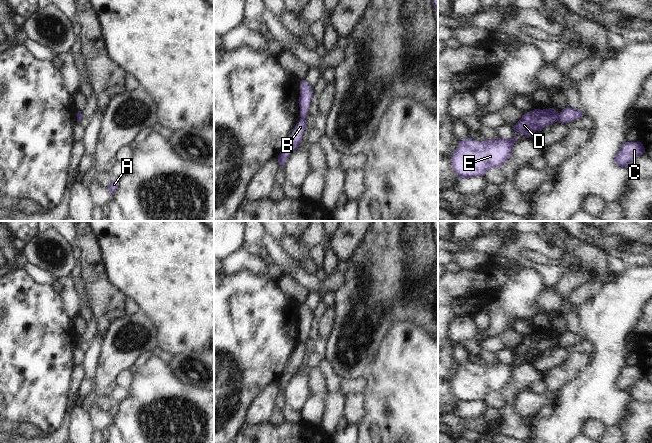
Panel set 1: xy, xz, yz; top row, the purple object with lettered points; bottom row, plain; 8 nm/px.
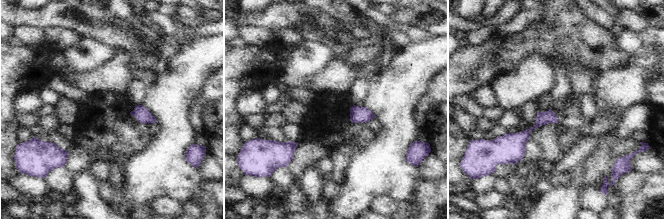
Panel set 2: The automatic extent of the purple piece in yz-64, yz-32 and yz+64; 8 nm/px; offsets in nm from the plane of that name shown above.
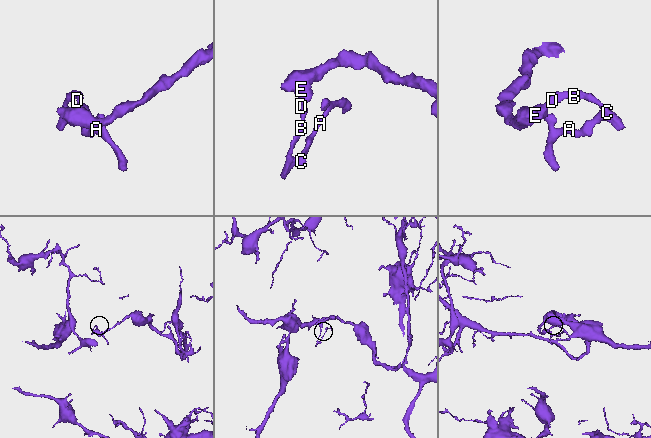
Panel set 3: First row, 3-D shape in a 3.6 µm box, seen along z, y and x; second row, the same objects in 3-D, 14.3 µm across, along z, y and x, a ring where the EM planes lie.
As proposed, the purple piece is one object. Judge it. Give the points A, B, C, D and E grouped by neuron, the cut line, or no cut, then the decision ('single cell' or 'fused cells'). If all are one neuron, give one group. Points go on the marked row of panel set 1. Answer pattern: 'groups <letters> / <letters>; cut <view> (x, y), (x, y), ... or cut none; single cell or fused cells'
groups A B C / D E; cut yz (559, 115), (557, 120); fused cells

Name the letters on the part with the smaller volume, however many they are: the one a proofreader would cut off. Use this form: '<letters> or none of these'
A, B, C

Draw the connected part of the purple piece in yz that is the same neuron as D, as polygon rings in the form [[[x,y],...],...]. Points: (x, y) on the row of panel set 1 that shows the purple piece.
[[[554,108],[535,109],[522,115],[512,126],[515,132],[512,139],[479,142],[470,137],[462,140],[452,155],[452,169],[459,178],[485,176],[489,169],[500,168],[510,158],[512,147],[517,142],[517,132],[529,138],[536,131],[557,122],[558,118],[559,113]]]

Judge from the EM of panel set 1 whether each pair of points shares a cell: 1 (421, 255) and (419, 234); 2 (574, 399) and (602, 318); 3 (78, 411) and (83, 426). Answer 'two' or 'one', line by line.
1: one
2: one
3: one

